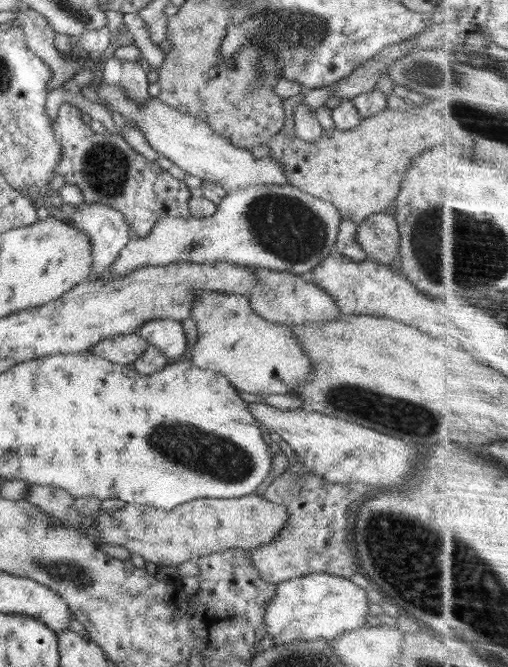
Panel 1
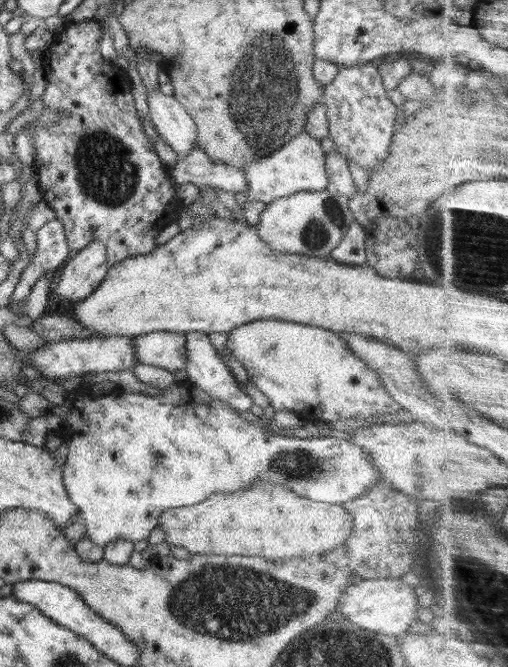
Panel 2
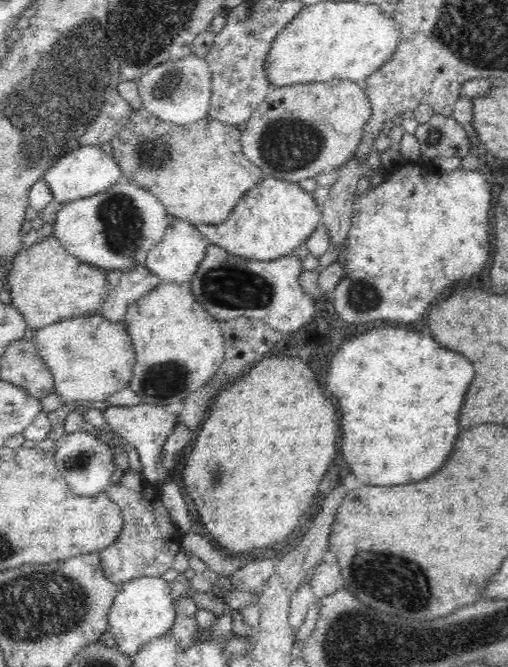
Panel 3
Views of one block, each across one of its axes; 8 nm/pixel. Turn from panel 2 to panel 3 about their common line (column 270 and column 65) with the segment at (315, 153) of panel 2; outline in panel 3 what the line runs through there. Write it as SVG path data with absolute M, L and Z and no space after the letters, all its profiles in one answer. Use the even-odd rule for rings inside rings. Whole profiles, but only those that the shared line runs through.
M86 145L61 156L54 166L50 166L43 180L50 186L54 202L62 204L106 192L112 185L123 181L123 178L121 168L112 154L102 151L100 146Z

